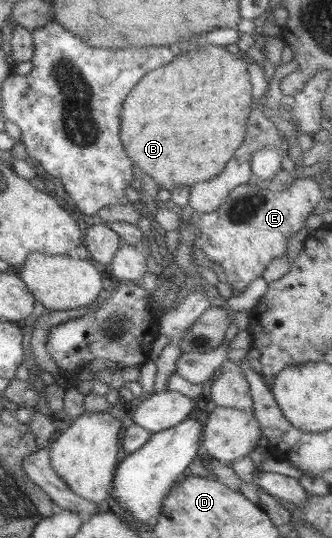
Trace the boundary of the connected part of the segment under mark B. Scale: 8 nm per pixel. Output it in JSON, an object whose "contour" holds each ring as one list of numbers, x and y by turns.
{"contour":[[212,43,178,55,172,63,146,73,130,90,121,109,120,127,124,133,119,135,133,164,169,192,176,186,192,187,217,177,243,144,246,121,252,111,252,84,246,62,240,57]]}

